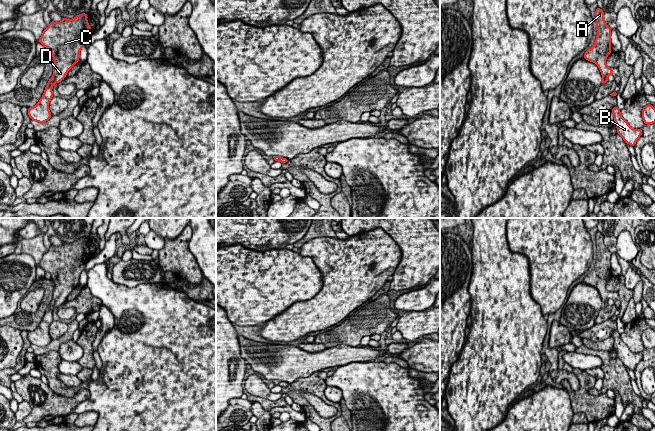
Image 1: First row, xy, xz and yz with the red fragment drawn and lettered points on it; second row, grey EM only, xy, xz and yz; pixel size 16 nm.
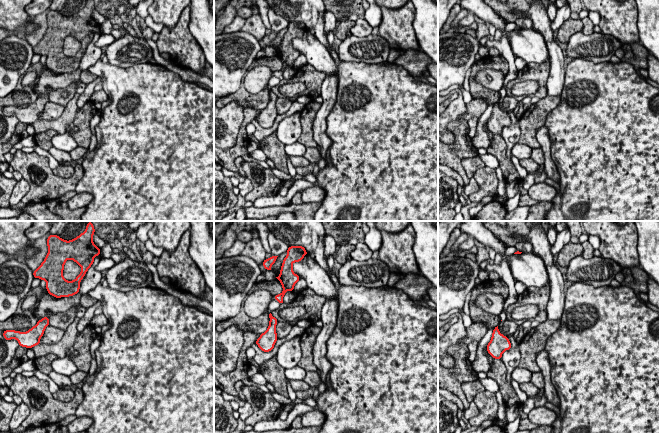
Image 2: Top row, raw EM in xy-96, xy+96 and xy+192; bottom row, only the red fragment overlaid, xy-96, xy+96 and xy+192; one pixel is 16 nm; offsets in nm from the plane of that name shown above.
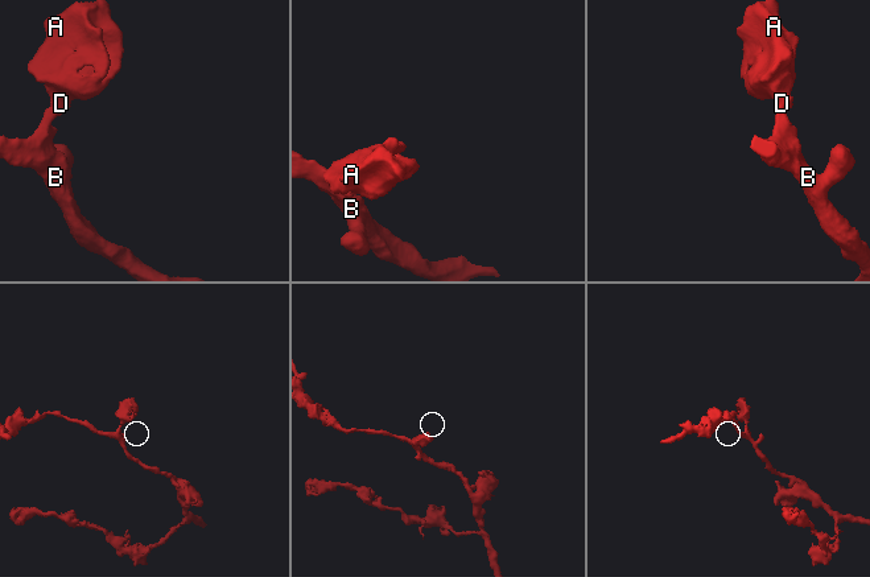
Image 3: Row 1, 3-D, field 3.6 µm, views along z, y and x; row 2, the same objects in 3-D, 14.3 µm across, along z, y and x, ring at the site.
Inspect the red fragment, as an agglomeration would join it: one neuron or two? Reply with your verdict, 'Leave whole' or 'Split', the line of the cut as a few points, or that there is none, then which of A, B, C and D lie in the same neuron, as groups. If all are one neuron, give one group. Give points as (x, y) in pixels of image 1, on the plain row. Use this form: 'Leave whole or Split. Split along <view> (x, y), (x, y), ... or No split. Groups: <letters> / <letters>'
Leave whole. No split. Groups: A B C D

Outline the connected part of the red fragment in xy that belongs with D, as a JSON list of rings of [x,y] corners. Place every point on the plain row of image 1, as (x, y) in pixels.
[[[82,237],[72,243],[63,241],[61,246],[51,244],[38,264],[51,274],[55,287],[53,300],[49,303],[42,321],[34,331],[28,332],[31,344],[44,347],[51,342],[49,327],[53,322],[52,312],[55,307],[64,304],[68,295],[78,287],[80,274],[86,267],[87,255],[92,254],[87,242],[88,239]]]

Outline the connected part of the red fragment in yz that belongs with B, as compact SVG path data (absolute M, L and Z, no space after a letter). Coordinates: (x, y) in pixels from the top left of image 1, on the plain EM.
M617 330L613 331L611 334L611 337L614 339L614 348L617 352L617 356L625 367L634 371L637 364L642 359L642 353L631 352L628 346L621 340L620 335Z

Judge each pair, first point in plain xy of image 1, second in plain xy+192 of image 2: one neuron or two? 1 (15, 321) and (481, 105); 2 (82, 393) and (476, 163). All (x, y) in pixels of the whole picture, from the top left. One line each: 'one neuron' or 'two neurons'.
1: two neurons
2: two neurons

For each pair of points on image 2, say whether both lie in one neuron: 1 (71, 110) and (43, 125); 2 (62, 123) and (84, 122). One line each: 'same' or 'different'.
1: same
2: different

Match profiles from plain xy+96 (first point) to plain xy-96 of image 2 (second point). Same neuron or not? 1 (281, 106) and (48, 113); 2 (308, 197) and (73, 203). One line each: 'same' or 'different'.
1: same
2: same

